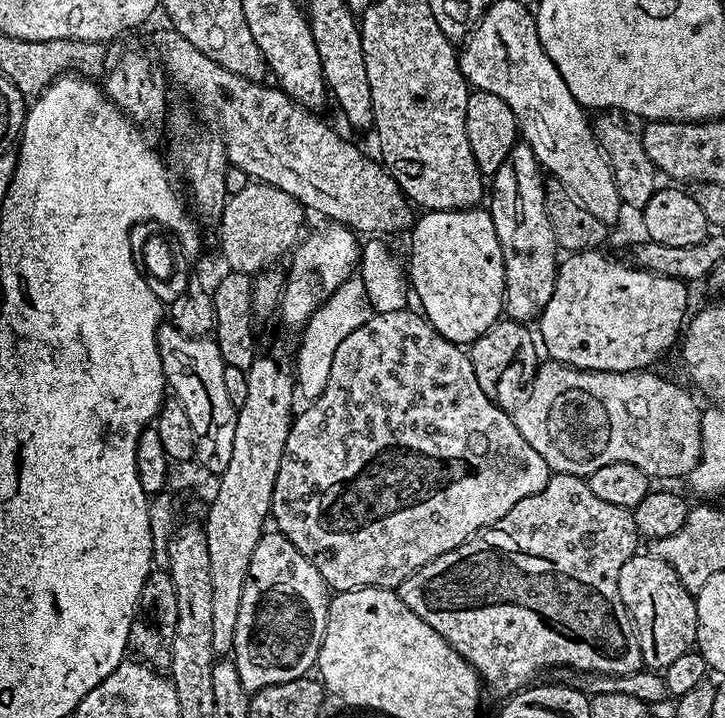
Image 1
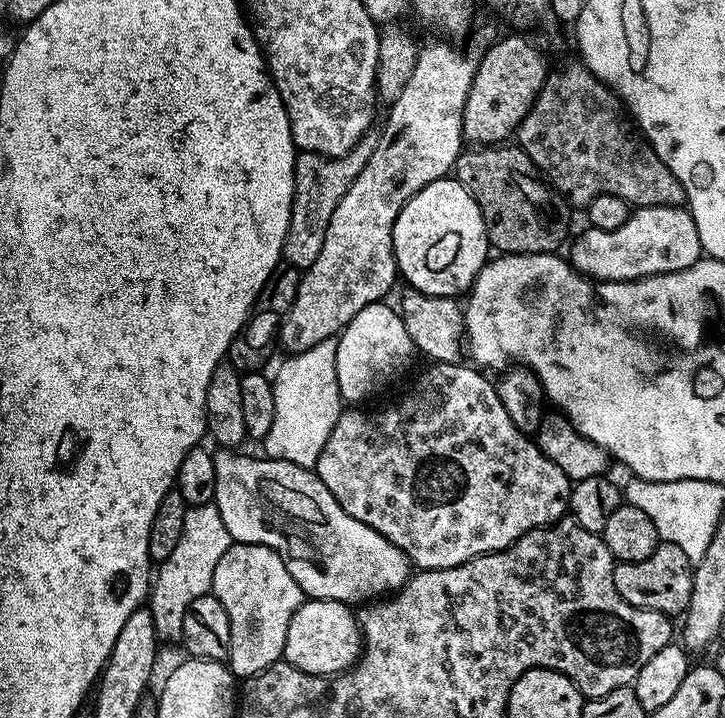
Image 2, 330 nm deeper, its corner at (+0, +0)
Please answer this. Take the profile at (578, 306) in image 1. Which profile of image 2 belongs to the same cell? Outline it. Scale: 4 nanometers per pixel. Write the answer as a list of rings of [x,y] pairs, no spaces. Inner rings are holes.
[[[650,206],[636,208],[618,230],[598,230],[591,226],[585,227],[585,232],[573,239],[570,263],[584,276],[593,280],[641,280],[647,276],[670,274],[678,270],[686,270],[701,259],[702,249],[698,238],[698,226],[694,226],[694,218],[687,207],[671,208],[670,206]]]

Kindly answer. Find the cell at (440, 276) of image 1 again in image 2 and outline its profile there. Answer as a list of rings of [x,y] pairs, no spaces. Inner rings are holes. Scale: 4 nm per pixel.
[[[445,178],[430,182],[398,214],[392,231],[392,245],[396,255],[396,267],[402,280],[408,283],[409,289],[427,296],[459,297],[467,293],[476,281],[476,276],[489,259],[490,245],[482,214],[478,210],[478,202],[455,178]]]

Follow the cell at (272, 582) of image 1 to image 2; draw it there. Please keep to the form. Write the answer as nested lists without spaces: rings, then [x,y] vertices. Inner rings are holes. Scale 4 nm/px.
[[[232,543],[218,560],[210,592],[226,606],[226,618],[230,618],[230,654],[226,663],[233,676],[257,676],[283,657],[290,618],[294,618],[306,597],[273,548]]]

